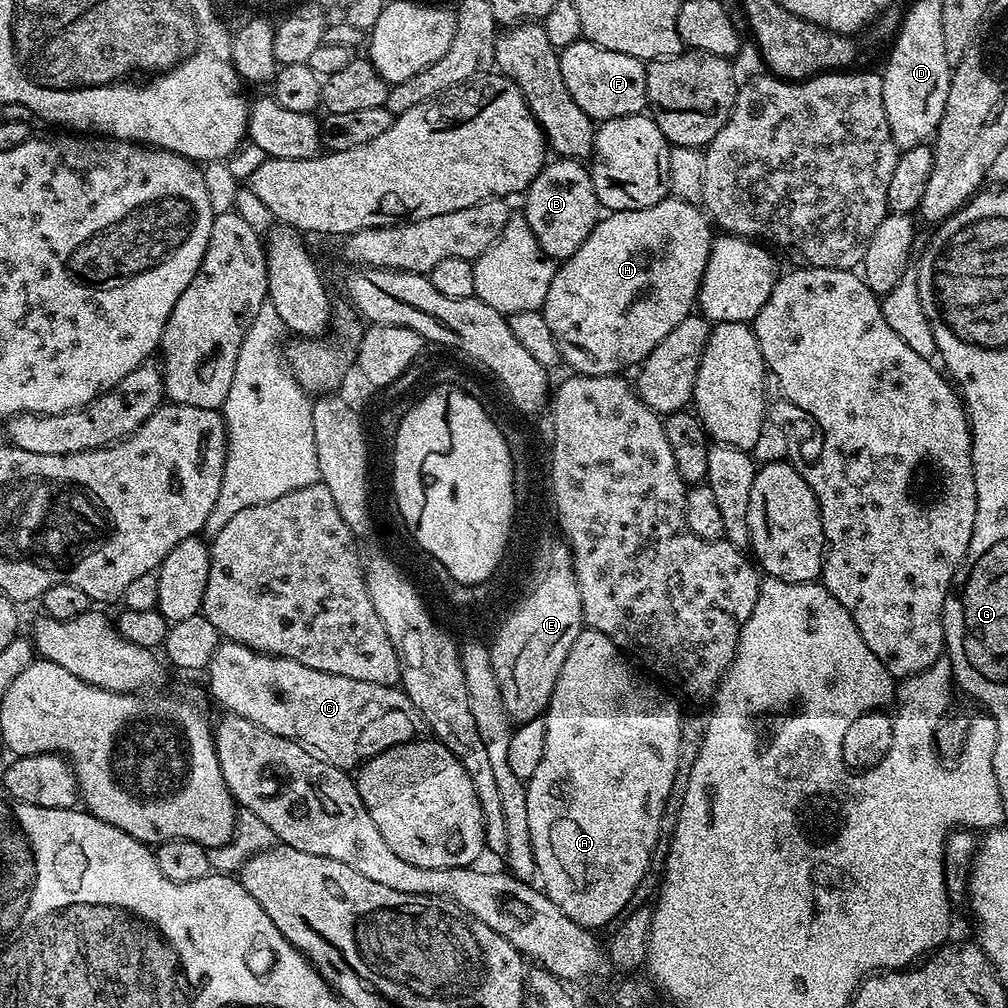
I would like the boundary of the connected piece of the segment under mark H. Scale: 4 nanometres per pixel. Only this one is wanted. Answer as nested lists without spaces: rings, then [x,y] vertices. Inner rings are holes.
[[[679,198],[646,206],[646,210],[608,212],[601,218],[590,230],[590,238],[557,267],[550,290],[546,290],[542,311],[554,342],[558,342],[561,361],[582,376],[614,376],[643,365],[658,342],[682,318],[693,315],[697,307],[702,274],[714,239],[711,227],[703,207]]]

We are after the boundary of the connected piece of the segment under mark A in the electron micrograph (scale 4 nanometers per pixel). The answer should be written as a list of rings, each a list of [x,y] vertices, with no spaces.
[[[587,626],[580,631],[578,638],[574,638],[574,646],[570,646],[570,654],[566,654],[547,711],[542,716],[546,726],[546,750],[542,754],[542,762],[538,762],[538,770],[534,770],[532,777],[526,781],[530,842],[533,844],[536,875],[542,885],[542,891],[550,898],[550,902],[554,902],[554,906],[558,906],[558,910],[562,910],[562,914],[566,914],[566,918],[589,930],[600,930],[603,924],[611,925],[629,907],[630,898],[633,897],[638,882],[653,867],[652,855],[655,854],[656,843],[660,840],[664,807],[672,796],[672,787],[675,786],[676,775],[680,772],[680,708],[676,705],[677,697],[667,696],[659,683],[653,682],[647,675],[639,676],[628,663],[629,657],[614,641],[606,638],[606,634]]]

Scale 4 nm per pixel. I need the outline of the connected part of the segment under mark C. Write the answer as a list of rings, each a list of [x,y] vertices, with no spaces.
[[[224,640],[214,650],[206,669],[207,676],[208,692],[224,707],[225,713],[246,718],[262,726],[262,730],[302,746],[302,750],[314,758],[345,770],[359,769],[365,760],[371,760],[373,756],[399,744],[410,743],[426,728],[403,687],[358,682],[358,678],[342,678],[342,674],[310,670],[310,666],[302,666],[302,662],[281,656],[267,656],[265,652],[255,652],[253,648],[236,644],[232,640]]]

